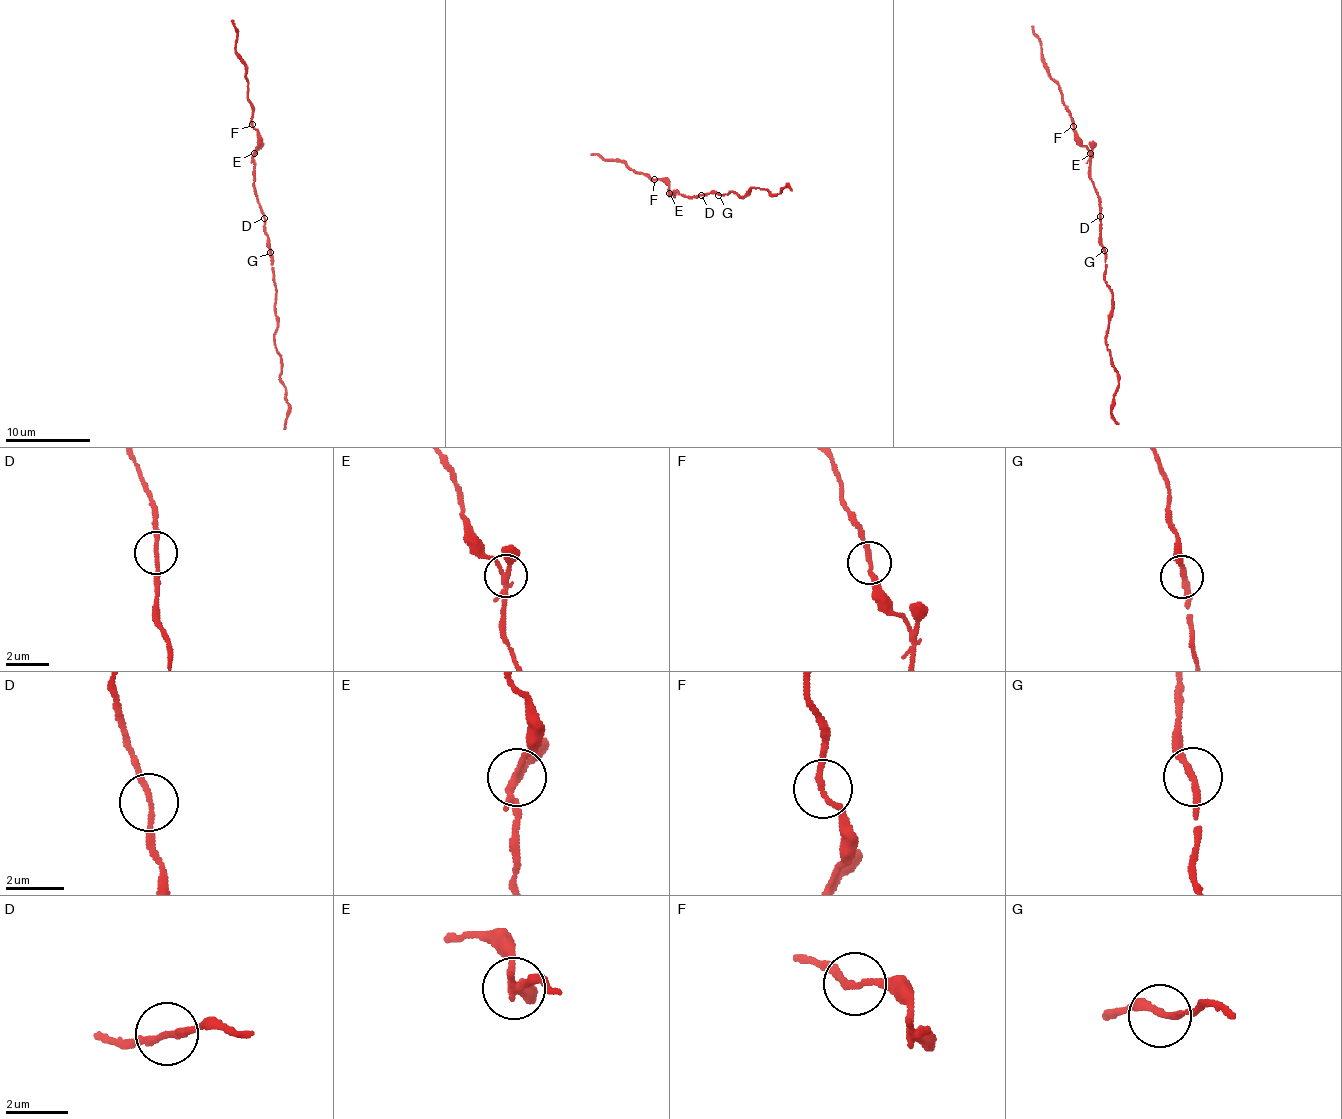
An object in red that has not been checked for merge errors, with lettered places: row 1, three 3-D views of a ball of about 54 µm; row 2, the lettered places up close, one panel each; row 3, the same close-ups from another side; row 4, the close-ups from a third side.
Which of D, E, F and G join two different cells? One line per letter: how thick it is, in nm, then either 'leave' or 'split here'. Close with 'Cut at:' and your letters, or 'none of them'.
D: calibre 170 nm; leave
E: calibre 200 nm; leave
F: calibre 190 nm; leave
G: calibre 240 nm; leave
Cut at: none of them

